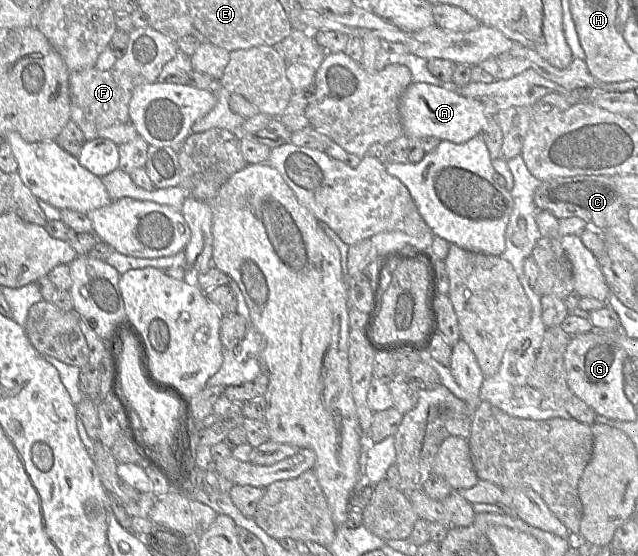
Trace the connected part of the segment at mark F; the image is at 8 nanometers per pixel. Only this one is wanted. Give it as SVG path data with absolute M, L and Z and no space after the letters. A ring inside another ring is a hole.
M151 26L134 28L129 33L127 51L107 71L95 67L70 71L70 119L84 133L86 141L100 137L100 131L115 124L130 122L129 102L134 89L143 84L157 82L157 77L177 53L177 46L170 38Z

